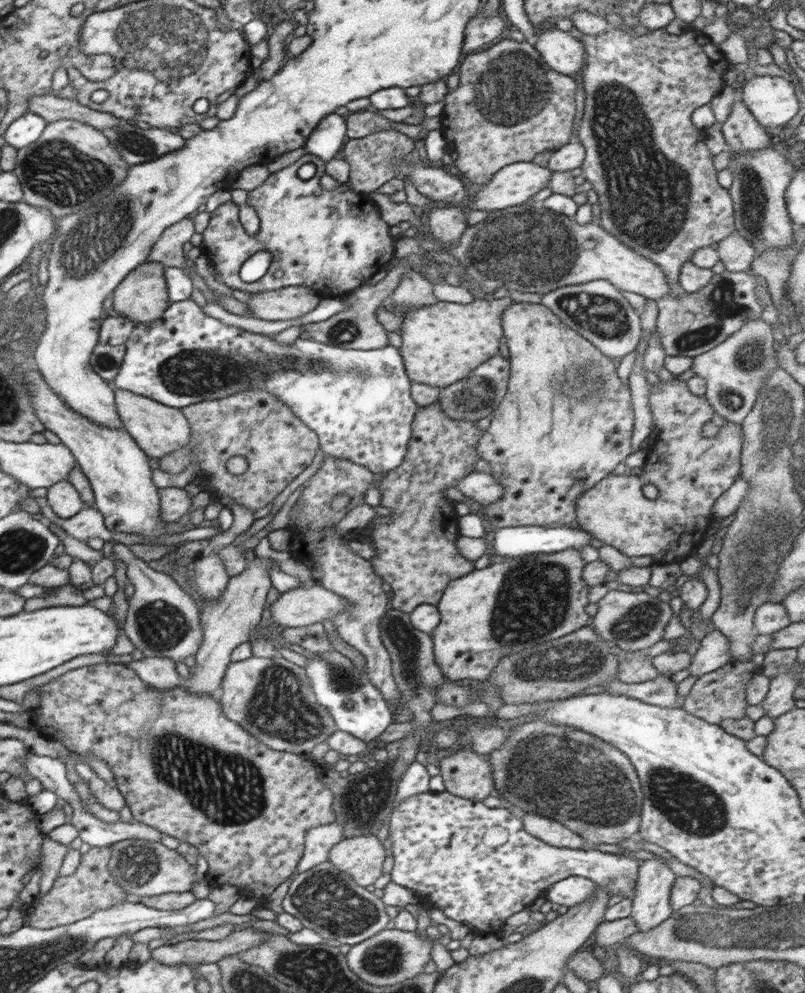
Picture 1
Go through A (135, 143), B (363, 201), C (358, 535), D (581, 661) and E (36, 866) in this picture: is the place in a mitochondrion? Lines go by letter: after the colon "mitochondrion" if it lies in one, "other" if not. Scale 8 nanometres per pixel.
A: mitochondrion
B: other
C: other
D: mitochondrion
E: other

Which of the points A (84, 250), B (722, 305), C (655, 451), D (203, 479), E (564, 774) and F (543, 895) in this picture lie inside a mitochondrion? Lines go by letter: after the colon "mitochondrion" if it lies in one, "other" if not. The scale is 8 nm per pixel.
A: mitochondrion
B: mitochondrion
C: other
D: other
E: mitochondrion
F: other

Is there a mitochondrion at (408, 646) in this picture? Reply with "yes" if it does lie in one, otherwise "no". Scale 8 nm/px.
yes

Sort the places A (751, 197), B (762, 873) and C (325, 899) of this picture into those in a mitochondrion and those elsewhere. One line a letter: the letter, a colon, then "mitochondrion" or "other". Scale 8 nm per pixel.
A: mitochondrion
B: other
C: mitochondrion

